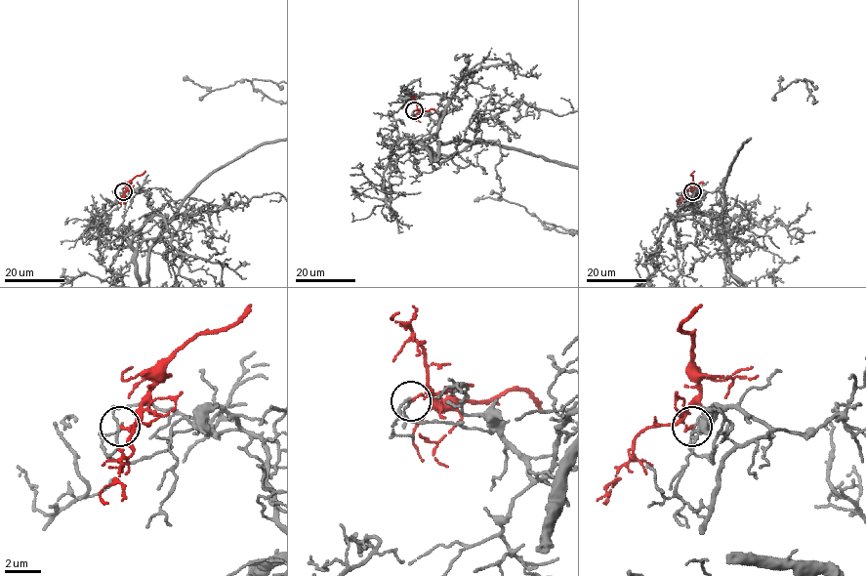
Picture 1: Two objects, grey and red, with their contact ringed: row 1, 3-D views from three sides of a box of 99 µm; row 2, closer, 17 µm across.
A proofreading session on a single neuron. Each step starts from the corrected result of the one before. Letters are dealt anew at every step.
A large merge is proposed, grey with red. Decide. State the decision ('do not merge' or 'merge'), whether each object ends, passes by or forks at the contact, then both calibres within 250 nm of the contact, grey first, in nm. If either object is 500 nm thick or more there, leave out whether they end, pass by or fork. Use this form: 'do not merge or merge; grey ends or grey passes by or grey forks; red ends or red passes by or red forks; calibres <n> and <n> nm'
do not merge; grey passes by; red ends; calibres 120 and 130 nm

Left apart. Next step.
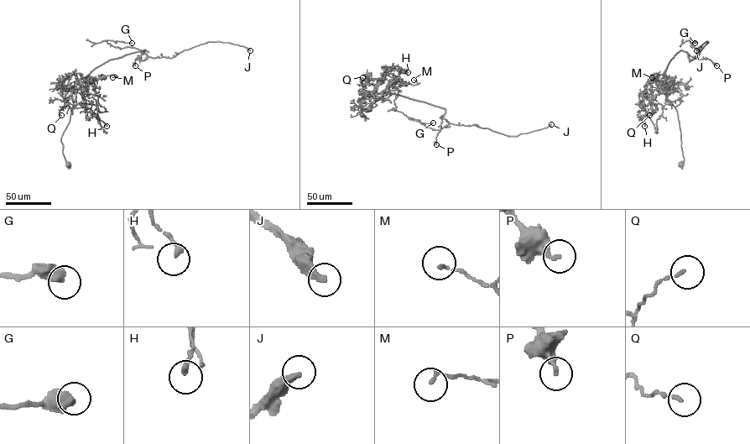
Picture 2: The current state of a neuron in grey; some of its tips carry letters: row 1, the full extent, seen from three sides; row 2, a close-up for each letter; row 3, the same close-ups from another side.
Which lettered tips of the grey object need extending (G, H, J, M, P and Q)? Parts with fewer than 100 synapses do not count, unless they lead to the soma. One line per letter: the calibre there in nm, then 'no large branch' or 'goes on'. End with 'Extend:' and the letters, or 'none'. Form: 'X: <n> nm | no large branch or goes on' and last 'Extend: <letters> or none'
G: 600 nm | no large branch
H: 200 nm | no large branch
J: 300 nm | goes on
M: 140 nm | no large branch
P: 240 nm | no large branch
Q: 130 nm | no large branch
Extend: J

